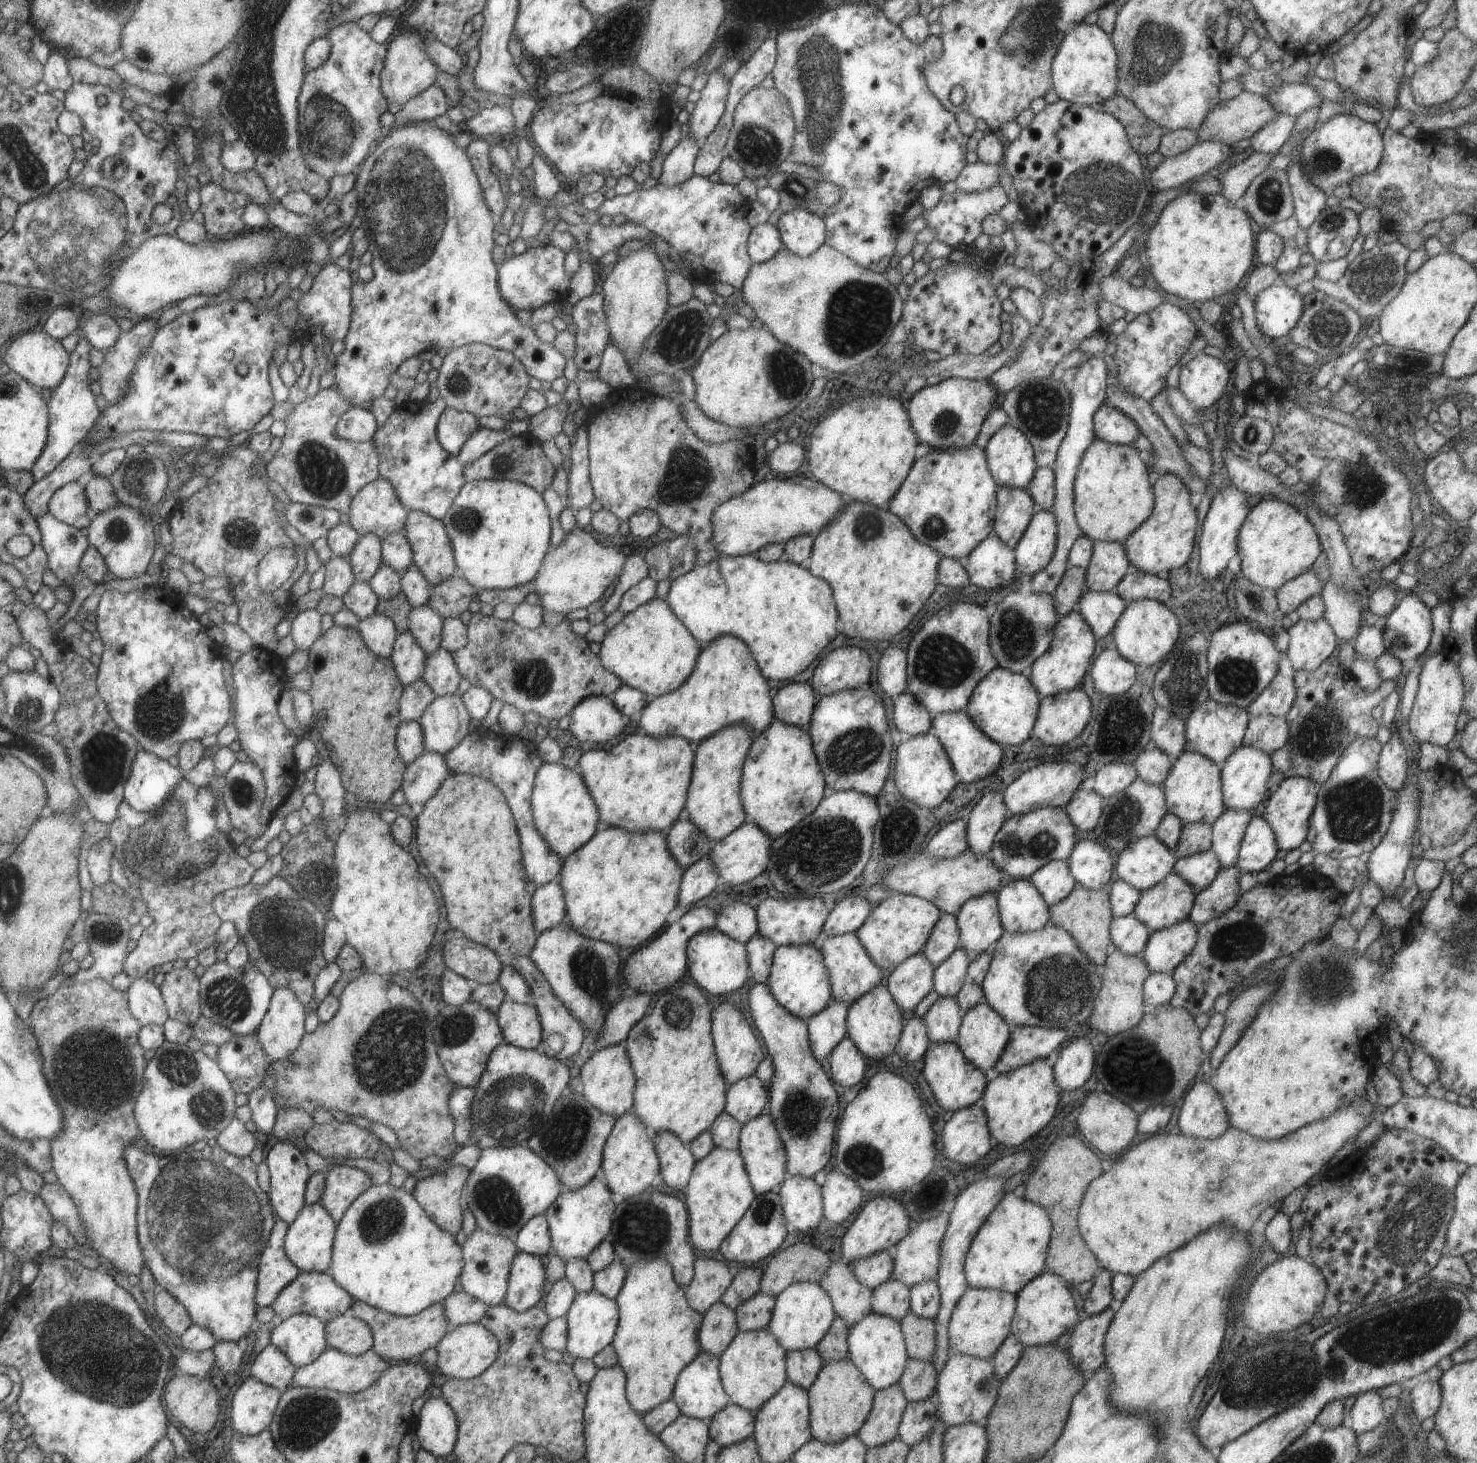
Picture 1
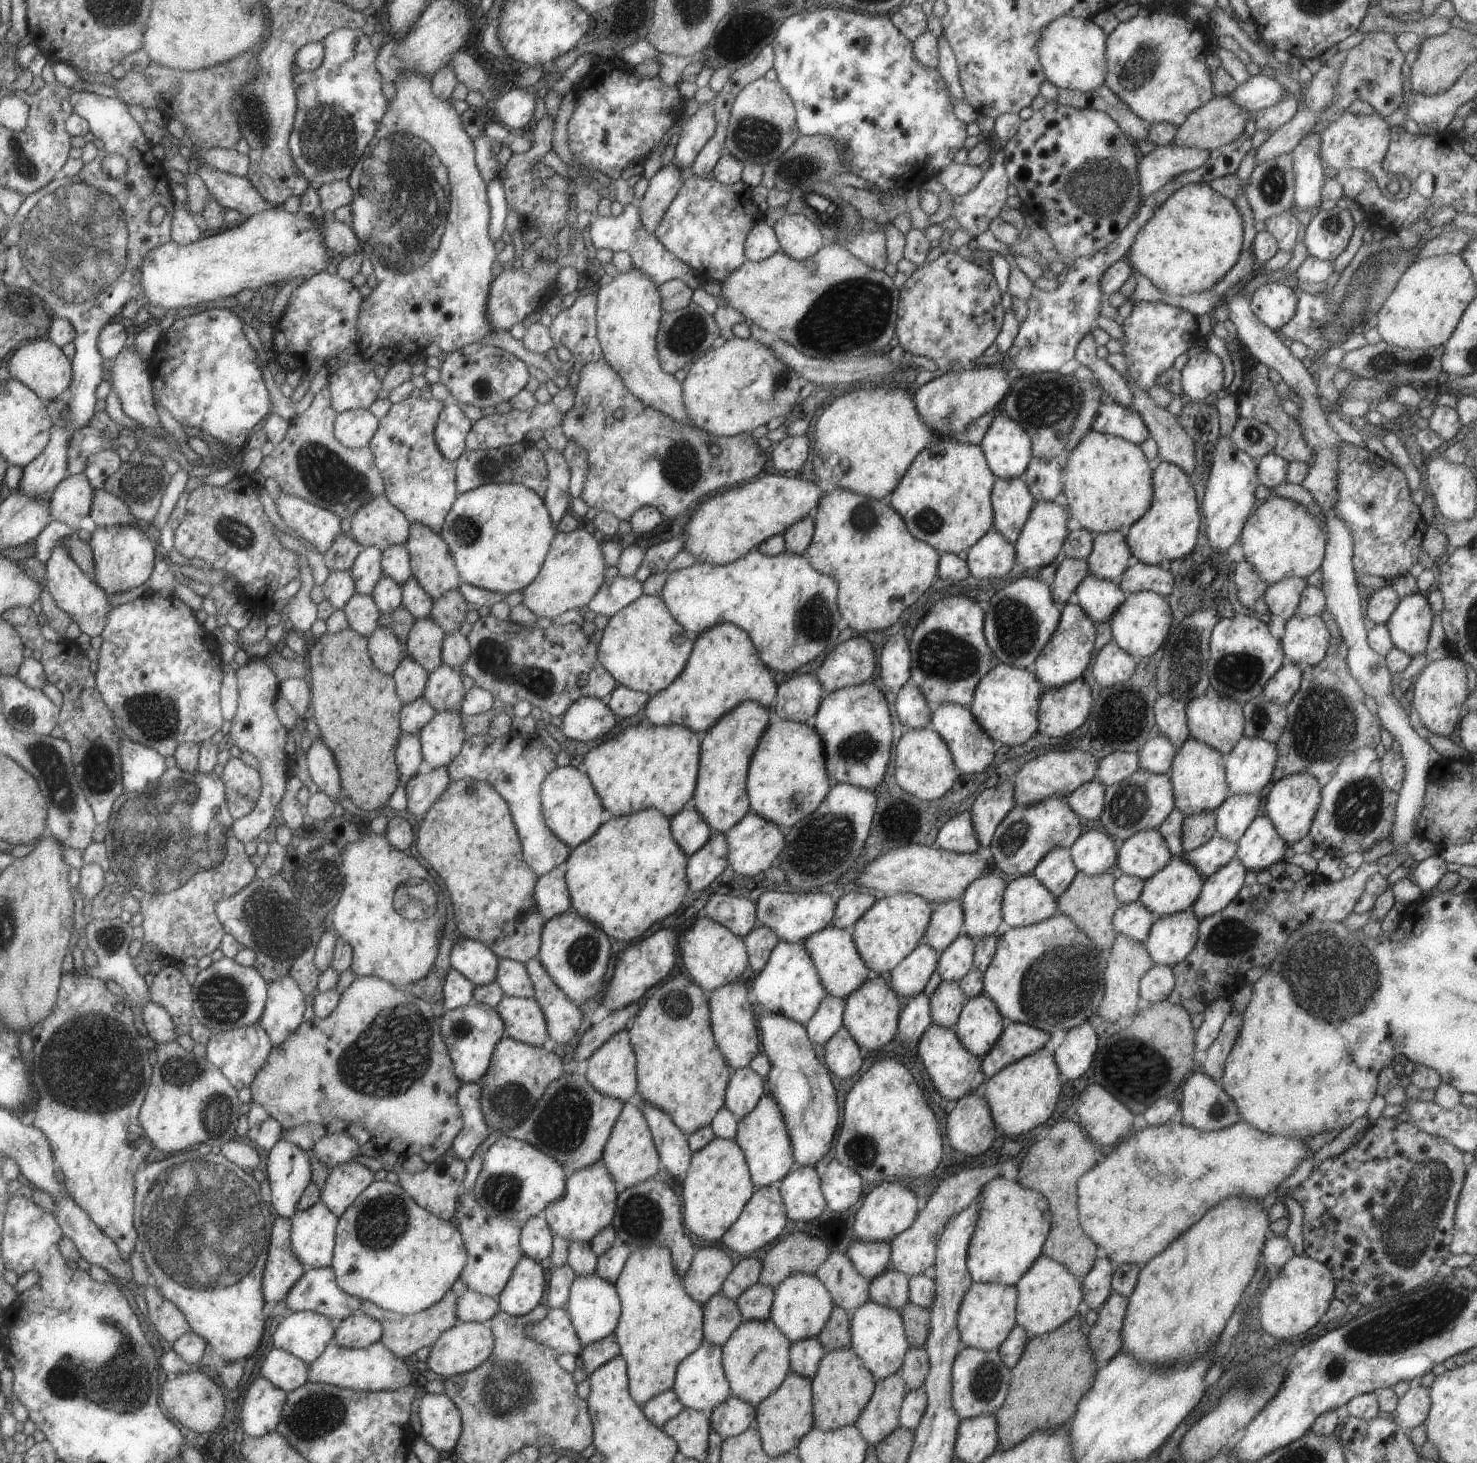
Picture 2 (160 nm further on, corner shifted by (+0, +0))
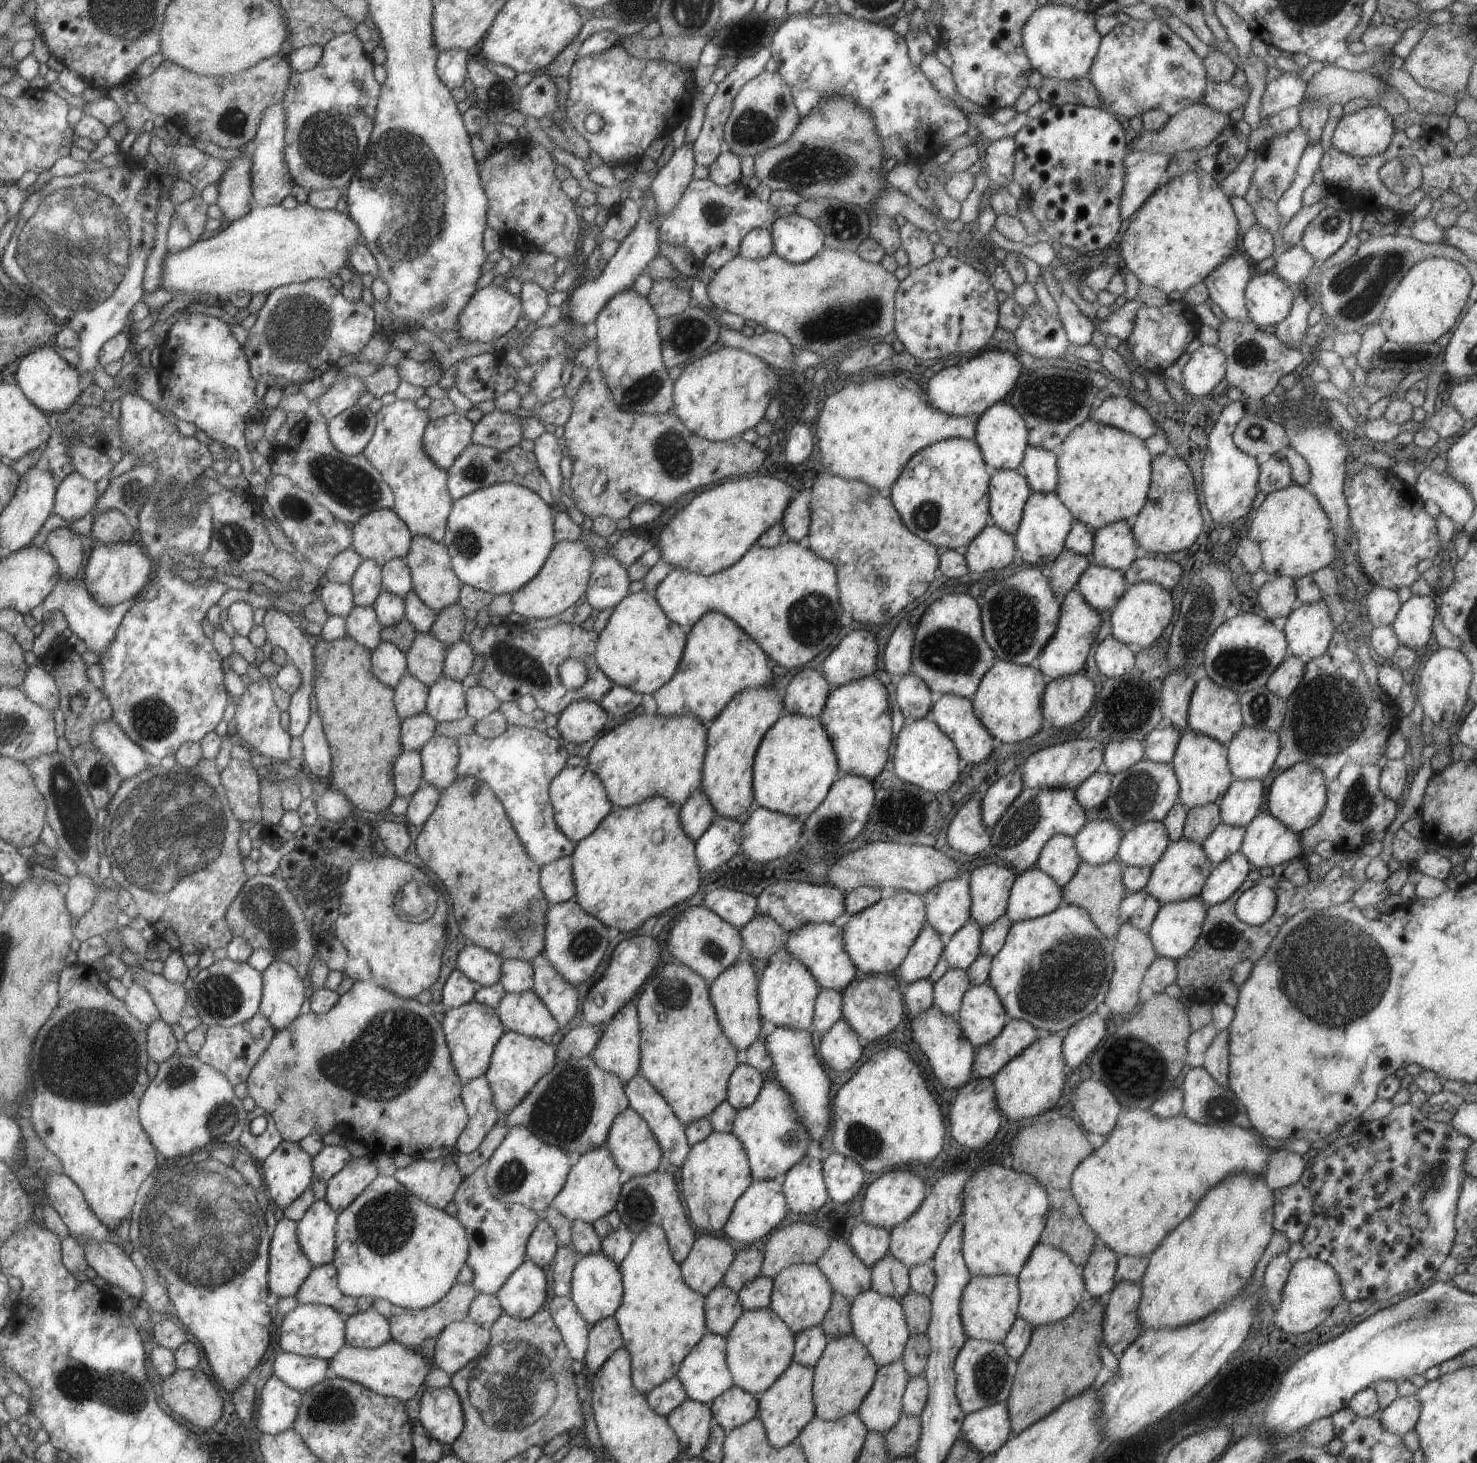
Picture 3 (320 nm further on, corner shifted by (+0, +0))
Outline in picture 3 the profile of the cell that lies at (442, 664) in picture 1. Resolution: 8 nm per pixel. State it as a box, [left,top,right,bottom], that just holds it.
[426,676,466,722]

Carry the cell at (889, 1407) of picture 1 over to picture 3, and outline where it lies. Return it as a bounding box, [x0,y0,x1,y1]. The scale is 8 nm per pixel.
[856,1358,908,1433]

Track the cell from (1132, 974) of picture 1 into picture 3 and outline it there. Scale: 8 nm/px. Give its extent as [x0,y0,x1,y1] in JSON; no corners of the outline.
[1104,922,1157,1018]

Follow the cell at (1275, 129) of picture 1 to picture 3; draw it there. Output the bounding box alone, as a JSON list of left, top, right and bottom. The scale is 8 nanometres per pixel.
[1260,71,1306,117]

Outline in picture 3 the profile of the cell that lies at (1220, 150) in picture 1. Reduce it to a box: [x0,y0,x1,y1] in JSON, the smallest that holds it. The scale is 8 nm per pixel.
[1119,151,1170,220]

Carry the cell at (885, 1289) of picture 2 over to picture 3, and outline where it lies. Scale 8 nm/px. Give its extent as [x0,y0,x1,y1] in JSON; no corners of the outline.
[870,1251,909,1299]

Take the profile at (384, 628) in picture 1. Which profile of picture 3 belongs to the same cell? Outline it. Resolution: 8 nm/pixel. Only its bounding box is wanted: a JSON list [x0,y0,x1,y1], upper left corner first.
[370,640,408,689]

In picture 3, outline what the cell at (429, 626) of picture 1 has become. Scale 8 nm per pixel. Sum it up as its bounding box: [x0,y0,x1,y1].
[406,633,445,688]

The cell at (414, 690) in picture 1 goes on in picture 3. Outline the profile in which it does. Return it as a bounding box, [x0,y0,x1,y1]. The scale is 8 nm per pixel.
[400,712,435,752]

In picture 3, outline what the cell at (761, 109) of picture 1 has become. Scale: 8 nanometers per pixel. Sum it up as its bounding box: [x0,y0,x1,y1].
[723,70,799,157]

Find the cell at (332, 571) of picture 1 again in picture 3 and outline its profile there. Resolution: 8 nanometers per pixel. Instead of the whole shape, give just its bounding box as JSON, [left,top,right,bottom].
[316,580,354,619]

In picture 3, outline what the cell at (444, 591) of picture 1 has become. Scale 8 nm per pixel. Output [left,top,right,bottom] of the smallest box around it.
[429,604,465,648]

